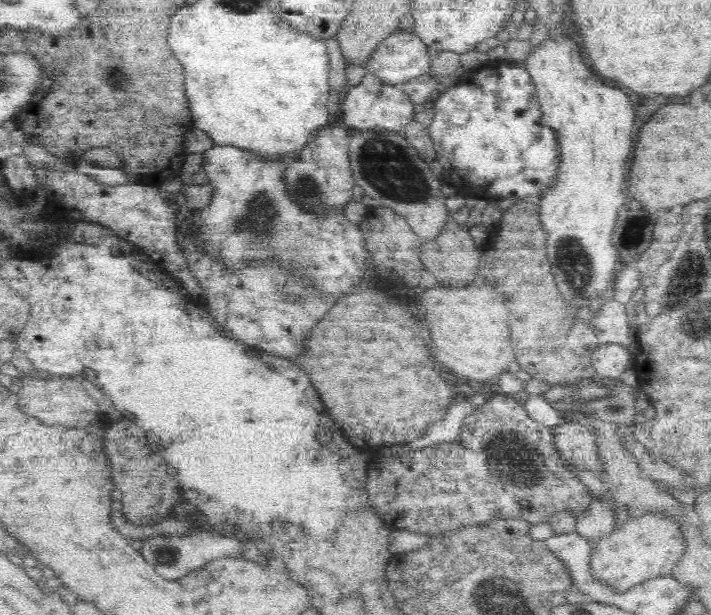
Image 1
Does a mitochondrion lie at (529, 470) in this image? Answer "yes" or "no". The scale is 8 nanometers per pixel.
yes

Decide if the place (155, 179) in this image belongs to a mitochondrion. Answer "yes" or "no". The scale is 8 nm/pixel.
no

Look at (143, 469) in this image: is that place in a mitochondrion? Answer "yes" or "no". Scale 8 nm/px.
no

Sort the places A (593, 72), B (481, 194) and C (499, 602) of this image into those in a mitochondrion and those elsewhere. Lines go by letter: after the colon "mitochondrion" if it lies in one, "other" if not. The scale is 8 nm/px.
A: other
B: other
C: mitochondrion

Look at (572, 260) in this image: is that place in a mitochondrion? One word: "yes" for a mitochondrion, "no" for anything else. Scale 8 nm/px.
yes

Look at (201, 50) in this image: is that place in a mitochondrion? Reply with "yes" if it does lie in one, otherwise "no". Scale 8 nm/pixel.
no

